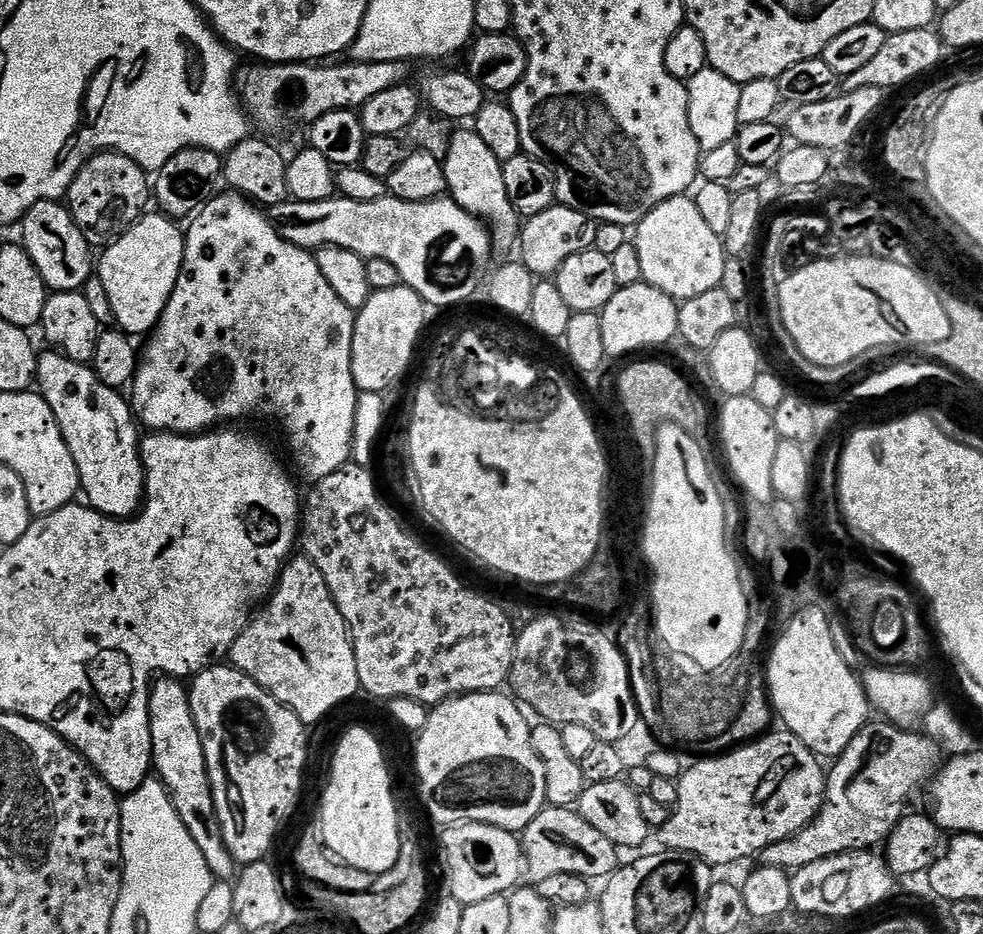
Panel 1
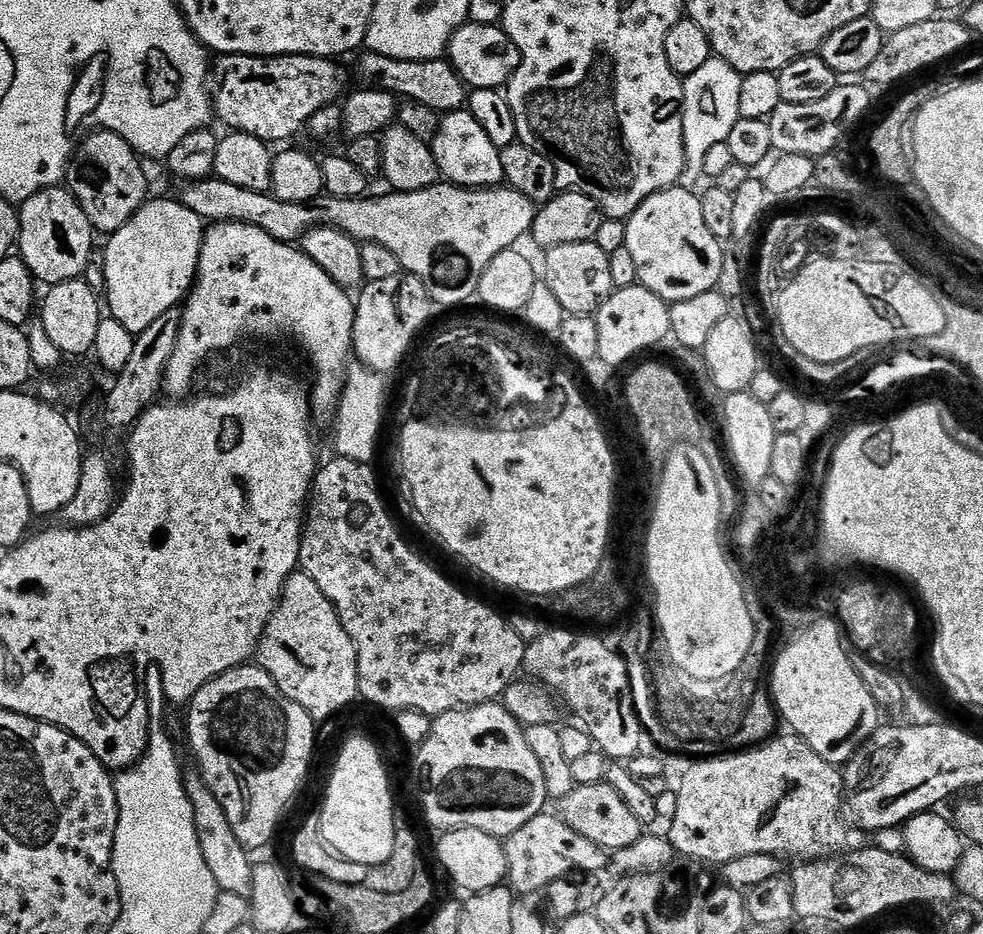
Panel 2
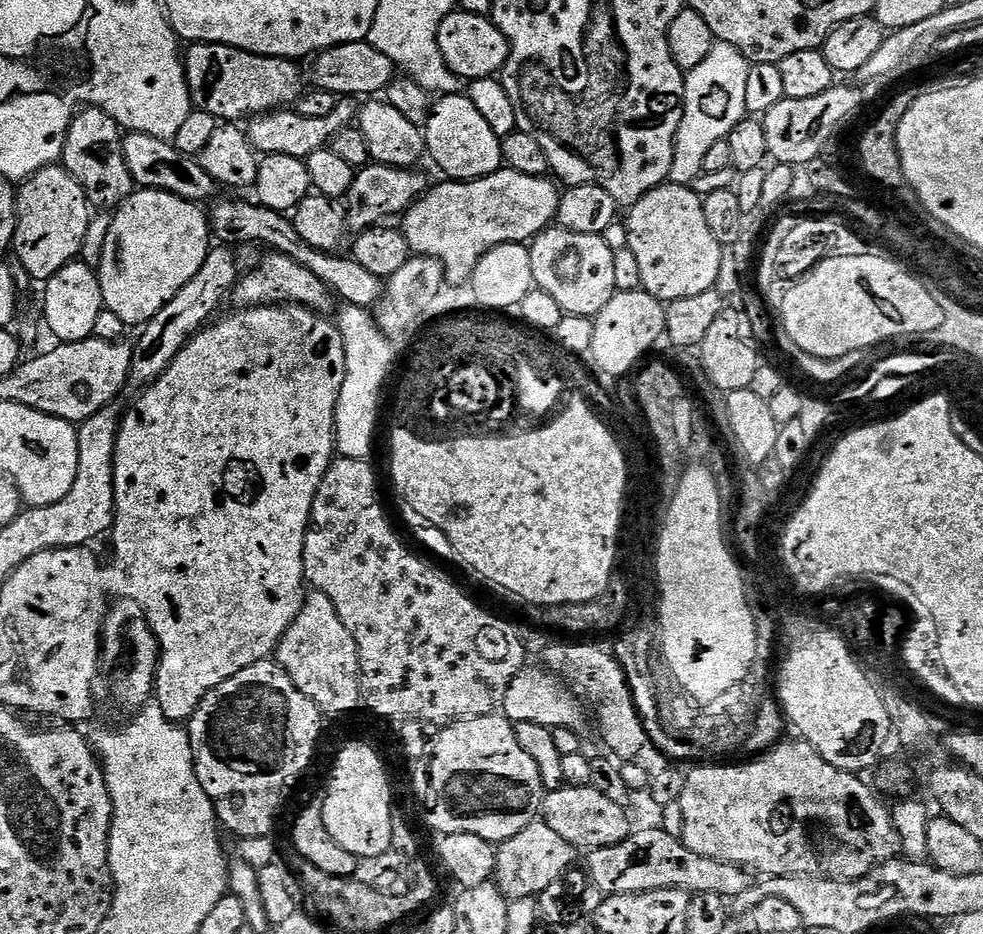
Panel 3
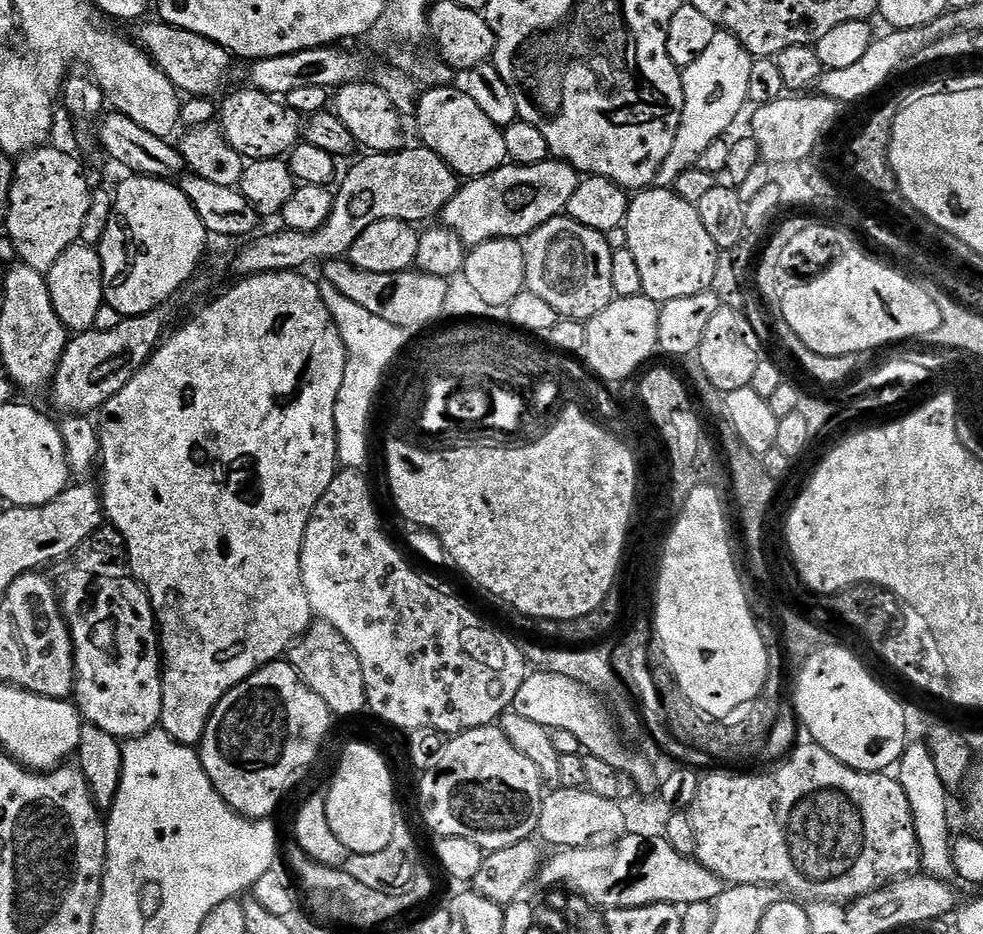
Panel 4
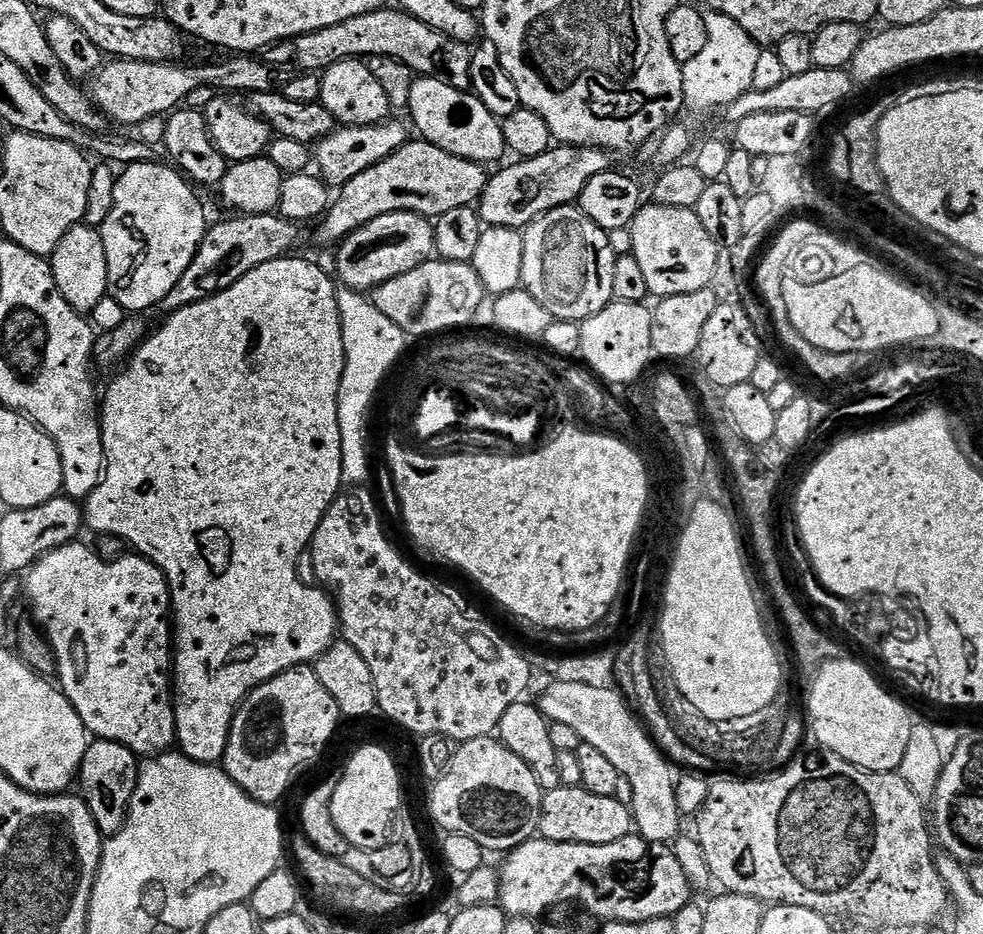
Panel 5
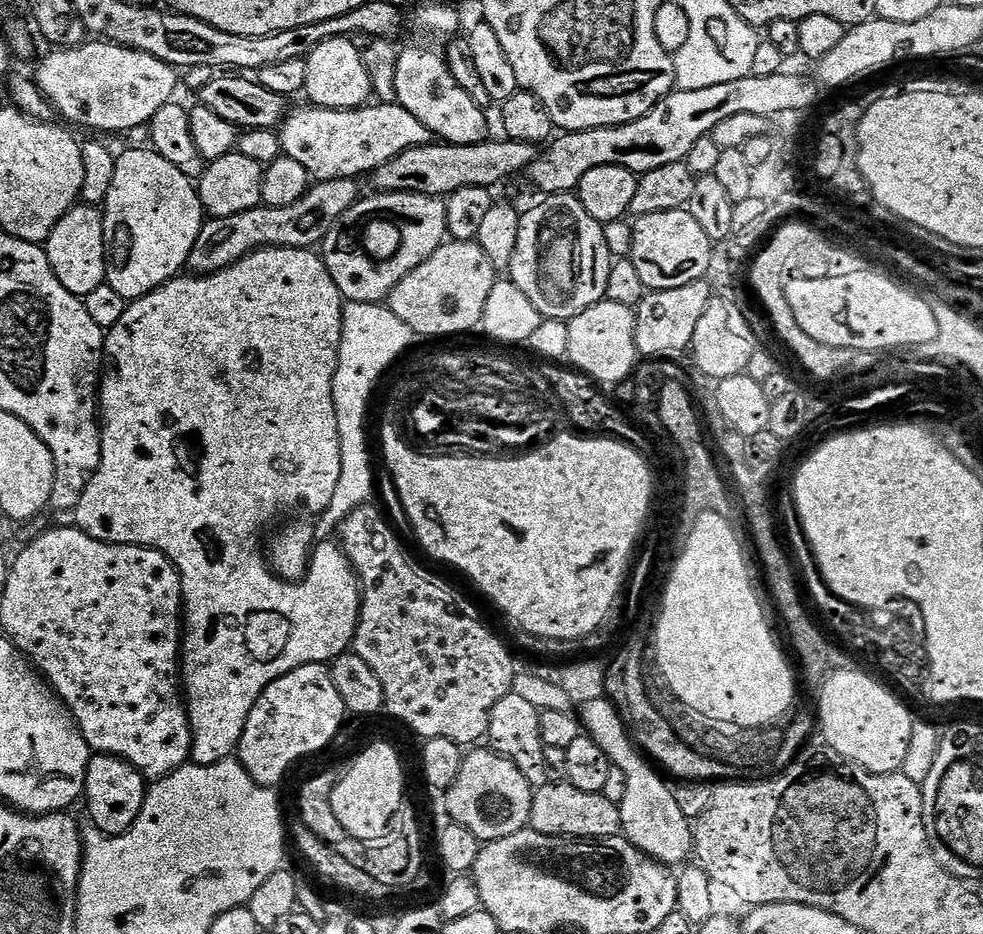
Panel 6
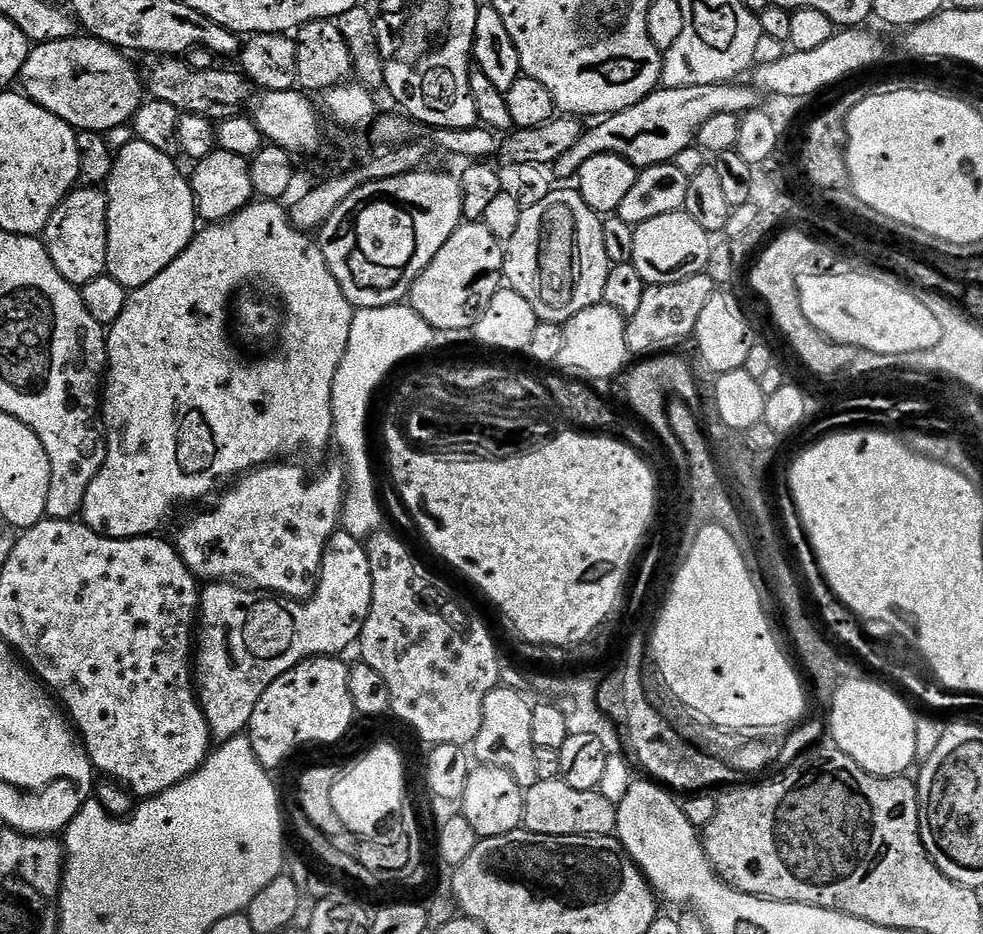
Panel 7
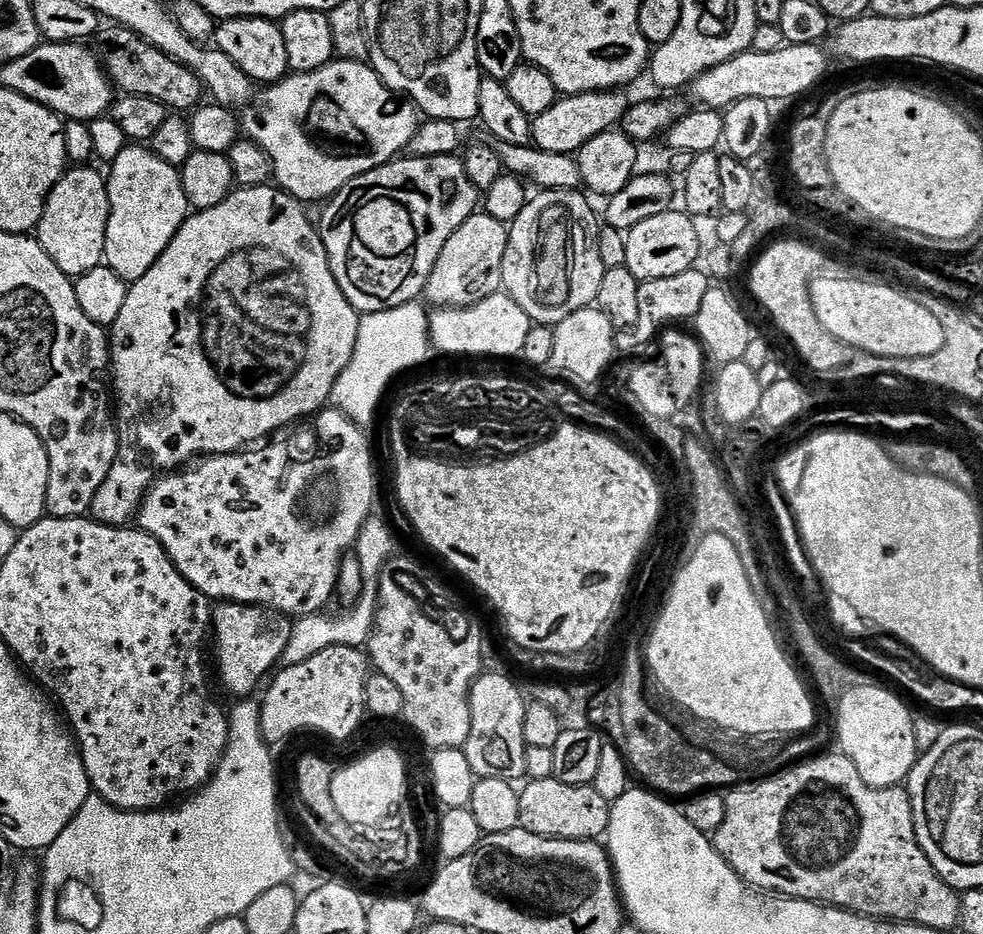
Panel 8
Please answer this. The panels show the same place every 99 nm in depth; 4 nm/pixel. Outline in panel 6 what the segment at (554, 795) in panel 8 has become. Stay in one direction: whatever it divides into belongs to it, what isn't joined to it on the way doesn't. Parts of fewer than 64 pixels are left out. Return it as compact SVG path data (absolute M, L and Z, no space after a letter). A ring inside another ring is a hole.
M550 782L546 786L535 789L532 793L532 819L530 826L538 834L551 836L567 836L569 840L605 840L608 836L621 835L620 806L607 800L599 792L578 790L567 782Z

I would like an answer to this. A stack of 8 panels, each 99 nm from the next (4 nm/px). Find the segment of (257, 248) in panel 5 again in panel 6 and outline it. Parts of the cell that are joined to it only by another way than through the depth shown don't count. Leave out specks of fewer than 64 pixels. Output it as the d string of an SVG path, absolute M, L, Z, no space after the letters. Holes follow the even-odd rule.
M322 180L313 183L309 192L294 206L251 208L242 214L213 216L205 219L202 230L194 242L190 268L193 273L220 272L237 264L243 256L260 248L306 248L315 249L323 245L330 230L361 199L359 183L356 180Z

